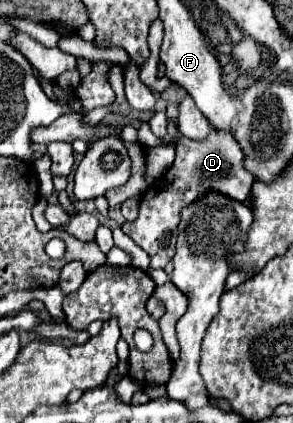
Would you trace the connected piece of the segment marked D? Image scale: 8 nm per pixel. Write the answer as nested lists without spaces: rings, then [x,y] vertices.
[[[212,131],[202,141],[182,137],[176,145],[174,165],[166,171],[162,179],[158,179],[154,185],[150,185],[150,189],[146,189],[140,201],[140,213],[136,221],[126,223],[122,231],[150,255],[150,267],[164,269],[168,261],[174,257],[176,231],[182,205],[196,201],[198,197],[202,197],[202,193],[210,189],[226,193],[230,195],[230,199],[244,203],[248,201],[252,183],[254,177],[250,177],[250,173],[242,169],[242,151],[234,145],[234,137],[230,137],[230,133]]]

